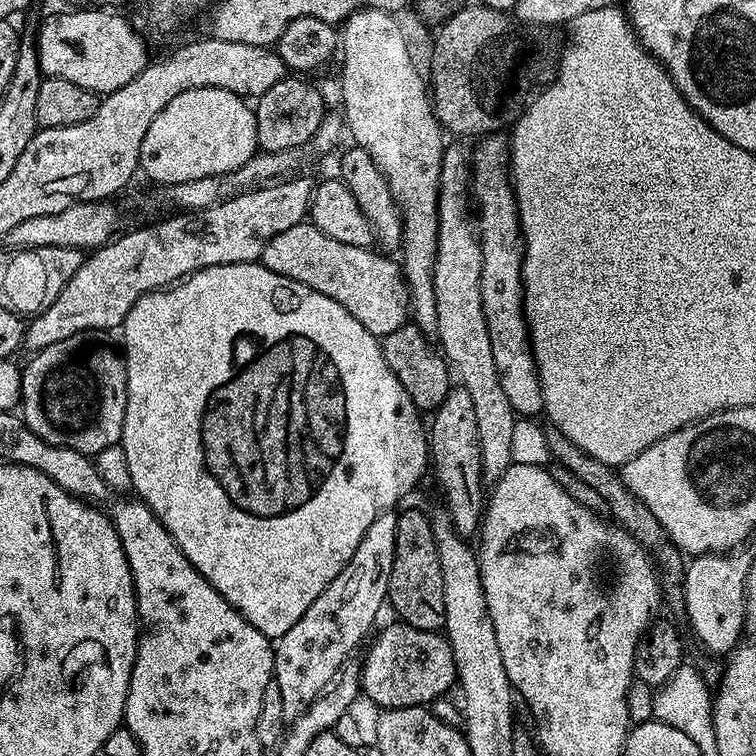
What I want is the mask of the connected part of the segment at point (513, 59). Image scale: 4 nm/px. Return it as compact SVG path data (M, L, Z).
M476 2L469 8L457 7L439 28L440 33L432 44L432 65L427 72L430 77L430 99L441 129L445 133L453 132L456 135L453 137L483 138L504 130L500 128L515 125L533 93L556 78L562 46L548 33L551 31L547 27L521 24L509 13L490 10L484 3Z

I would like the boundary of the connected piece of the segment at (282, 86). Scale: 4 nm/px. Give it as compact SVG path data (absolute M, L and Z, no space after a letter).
M304 78L279 80L254 104L256 113L256 143L265 152L281 152L291 148L303 149L326 118L326 107L320 92Z

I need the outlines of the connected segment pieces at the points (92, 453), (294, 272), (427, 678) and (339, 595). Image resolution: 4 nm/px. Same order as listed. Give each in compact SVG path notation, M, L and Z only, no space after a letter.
M99 331L79 332L70 338L66 338L62 342L54 342L54 346L46 346L41 352L35 353L31 357L32 361L28 365L23 365L20 374L20 404L22 411L22 419L28 425L30 430L34 430L34 434L38 434L38 438L42 438L46 442L50 442L54 446L66 446L70 450L78 450L83 456L94 458L100 451L105 448L119 444L120 435L122 434L122 422L126 418L126 366L124 358L119 347L116 348L108 340L103 340Z
M301 222L290 226L290 230L282 230L280 234L274 234L266 242L262 250L259 263L265 264L274 274L282 278L290 278L294 282L302 282L302 286L310 286L310 290L318 290L318 294L326 294L326 298L334 298L346 314L354 314L366 330L377 338L383 338L394 330L398 330L409 319L410 301L408 299L408 284L404 281L404 274L399 263L392 261L393 257L381 254L372 248L359 248L358 246L346 246L346 242L338 242L327 234L322 234L318 226L311 222Z
M395 622L396 624L388 624L380 633L377 631L375 633L376 641L368 648L368 657L362 660L362 667L360 670L360 687L362 689L363 695L369 696L374 703L377 704L377 709L383 710L385 708L418 708L421 706L431 705L433 702L441 699L448 691L453 691L454 685L457 683L456 679L456 659L452 653L452 647L448 644L448 637L441 634L439 631L427 632L421 628L415 628L409 624L403 622Z
M392 510L376 515L374 522L370 522L370 530L362 534L354 558L346 562L338 578L334 578L334 582L314 598L310 610L306 610L306 614L275 641L272 675L282 693L285 721L298 719L309 708L316 695L329 687L335 681L336 673L349 663L351 656L348 655L359 646L364 634L373 631L372 623L388 599L390 570L394 566L396 518L397 513Z

